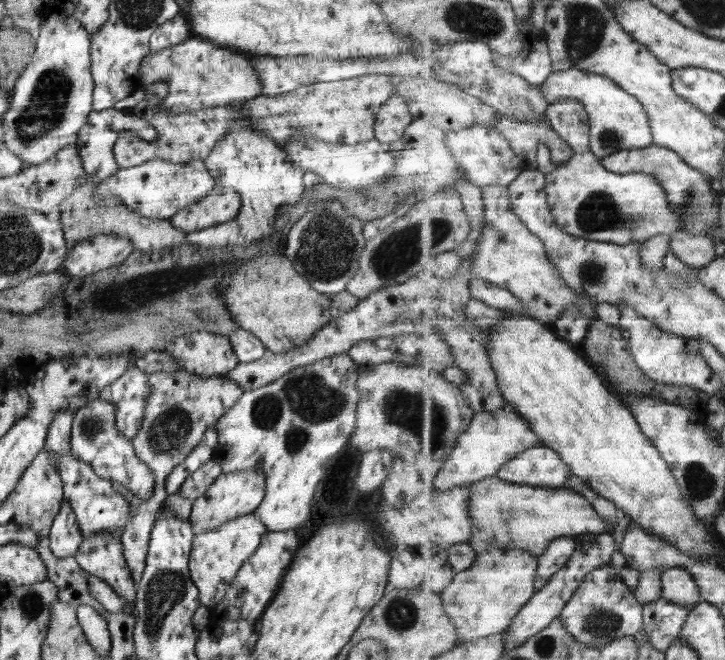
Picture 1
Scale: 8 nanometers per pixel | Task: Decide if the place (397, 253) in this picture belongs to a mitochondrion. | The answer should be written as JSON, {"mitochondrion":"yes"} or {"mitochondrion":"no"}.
{"mitochondrion":"yes"}

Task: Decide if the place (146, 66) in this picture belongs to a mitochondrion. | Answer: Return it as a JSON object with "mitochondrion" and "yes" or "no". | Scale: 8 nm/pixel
{"mitochondrion":"no"}

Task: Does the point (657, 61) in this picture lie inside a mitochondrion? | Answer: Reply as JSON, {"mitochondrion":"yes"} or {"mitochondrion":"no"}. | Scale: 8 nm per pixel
{"mitochondrion":"no"}

